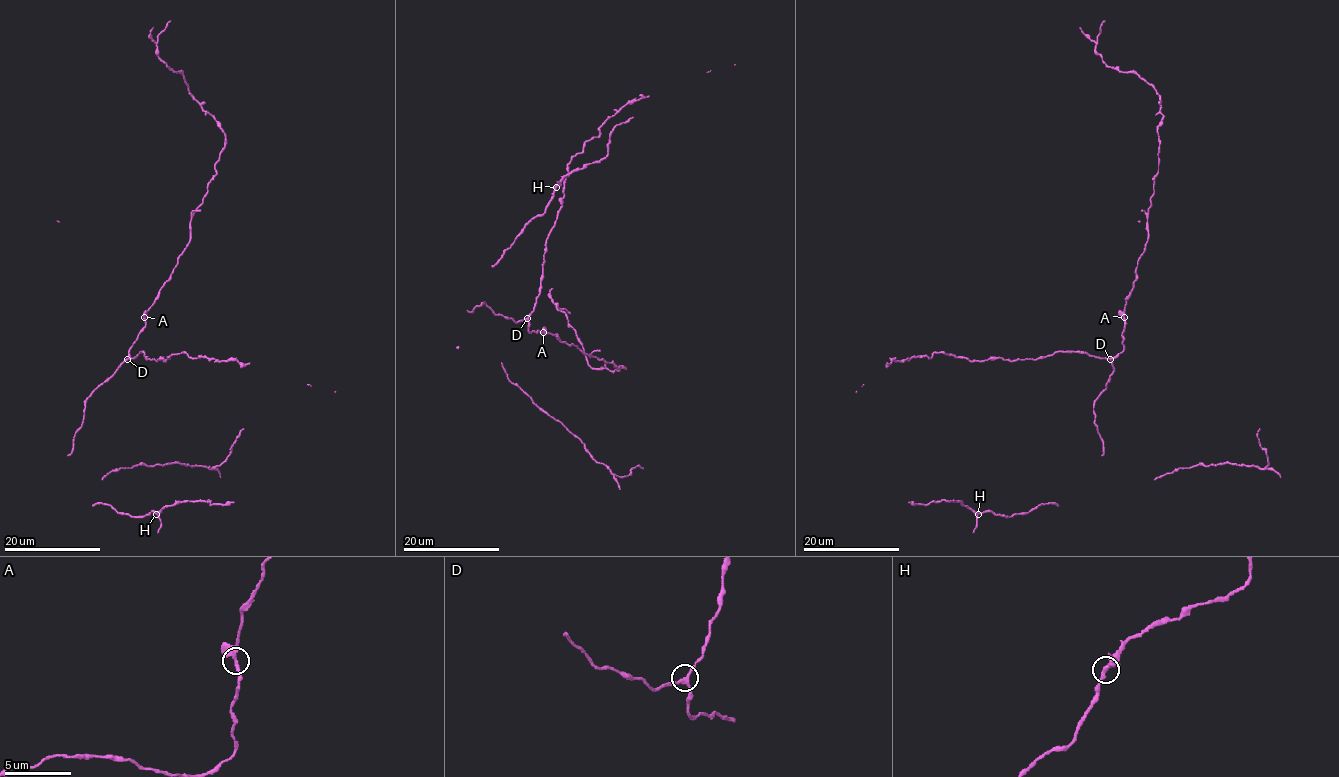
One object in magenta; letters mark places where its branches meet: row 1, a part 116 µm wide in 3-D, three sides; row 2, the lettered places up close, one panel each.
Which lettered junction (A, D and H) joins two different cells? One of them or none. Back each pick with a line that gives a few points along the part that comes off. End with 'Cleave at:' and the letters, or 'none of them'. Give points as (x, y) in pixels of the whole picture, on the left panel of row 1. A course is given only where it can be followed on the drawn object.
Cleave at: none of them

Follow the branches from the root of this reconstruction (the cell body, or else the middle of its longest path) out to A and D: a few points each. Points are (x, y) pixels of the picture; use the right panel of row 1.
A: (1123, 348), (1124, 317)
D: (1123, 348), (1110, 359)

